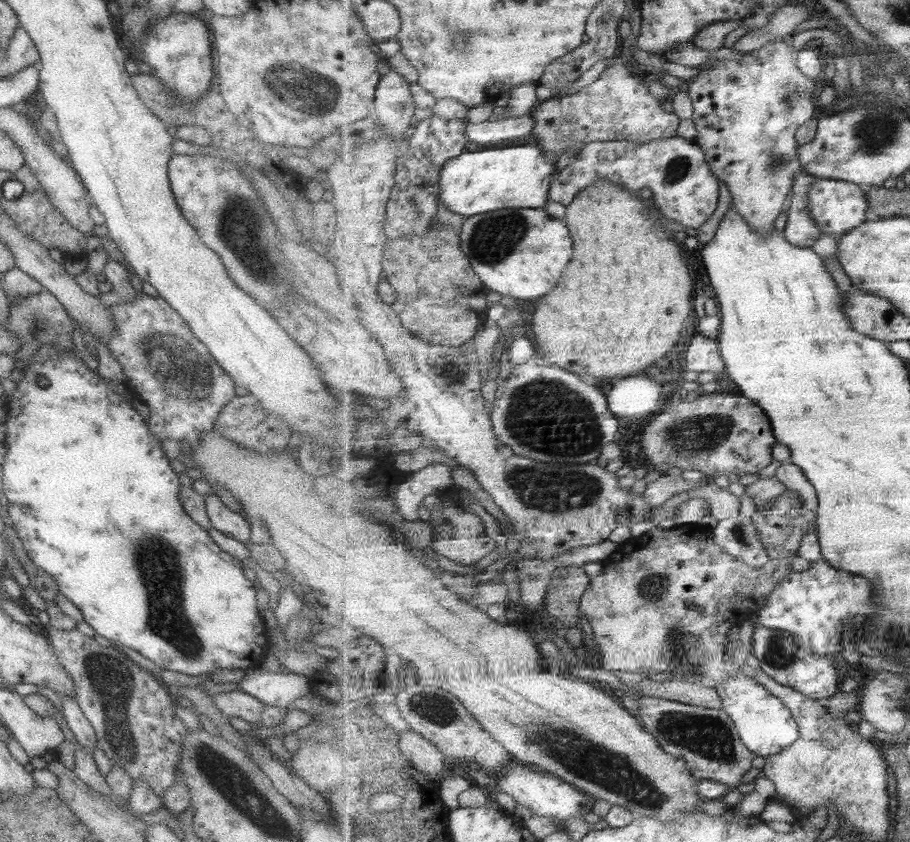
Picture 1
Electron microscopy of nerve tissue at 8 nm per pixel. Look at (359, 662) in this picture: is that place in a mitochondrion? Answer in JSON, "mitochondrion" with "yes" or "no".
{"mitochondrion":"no"}

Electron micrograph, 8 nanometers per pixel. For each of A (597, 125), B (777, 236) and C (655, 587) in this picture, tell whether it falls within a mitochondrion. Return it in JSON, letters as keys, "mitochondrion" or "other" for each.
{"A":"other","B":"other","C":"mitochondrion"}

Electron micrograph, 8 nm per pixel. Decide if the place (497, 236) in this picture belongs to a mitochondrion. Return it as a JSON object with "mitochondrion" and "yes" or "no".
{"mitochondrion":"yes"}

